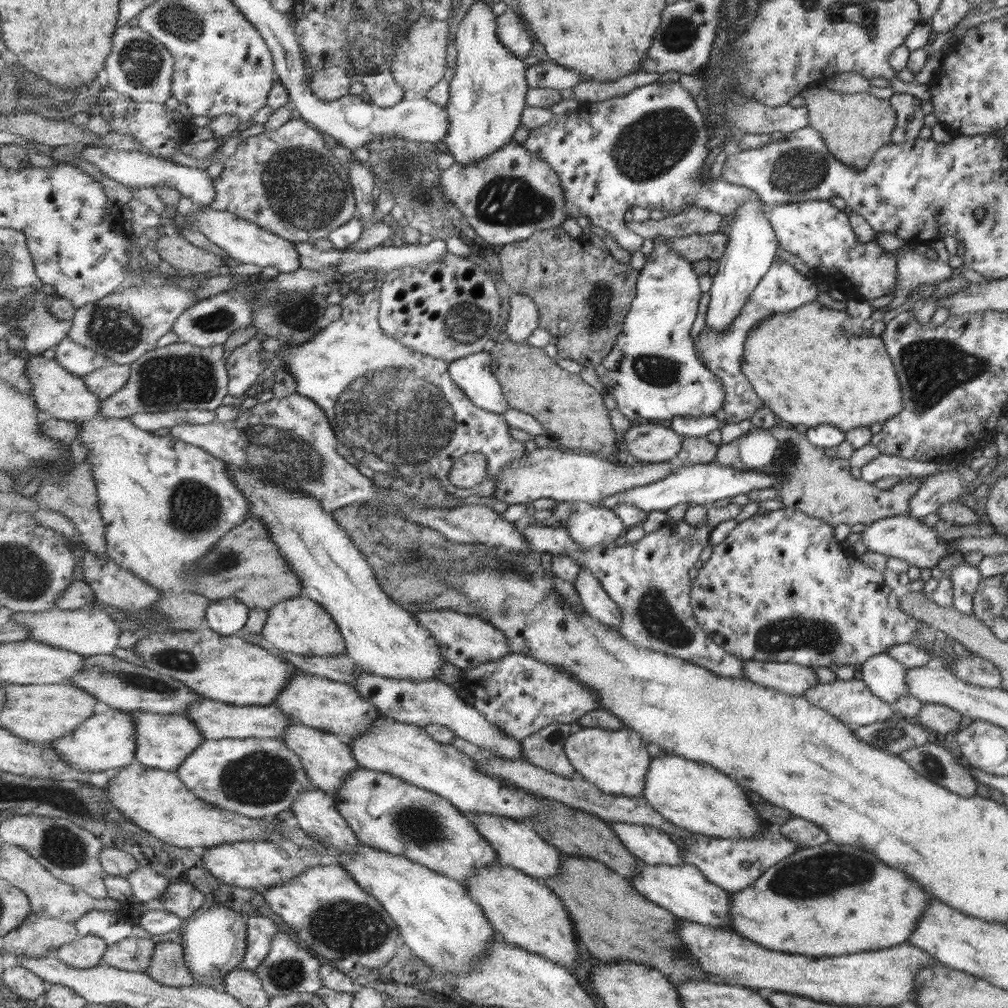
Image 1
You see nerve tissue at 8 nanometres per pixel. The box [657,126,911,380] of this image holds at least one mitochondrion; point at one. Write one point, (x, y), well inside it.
(797, 171)

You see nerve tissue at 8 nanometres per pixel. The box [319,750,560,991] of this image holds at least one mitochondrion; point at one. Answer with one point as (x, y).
(417, 824)

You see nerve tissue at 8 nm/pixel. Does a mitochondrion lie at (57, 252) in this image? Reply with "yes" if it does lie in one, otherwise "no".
no

